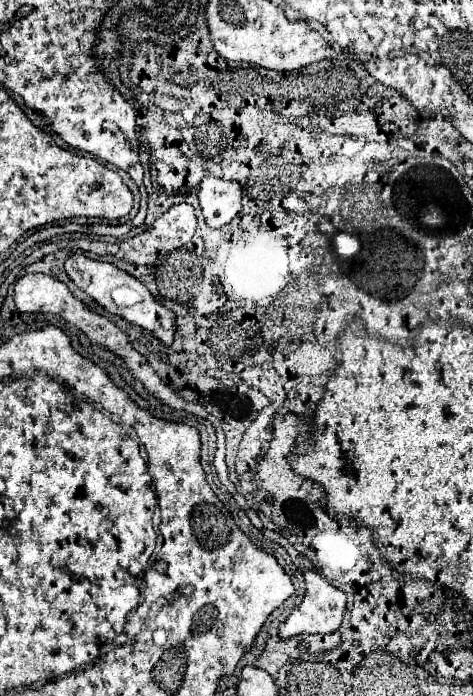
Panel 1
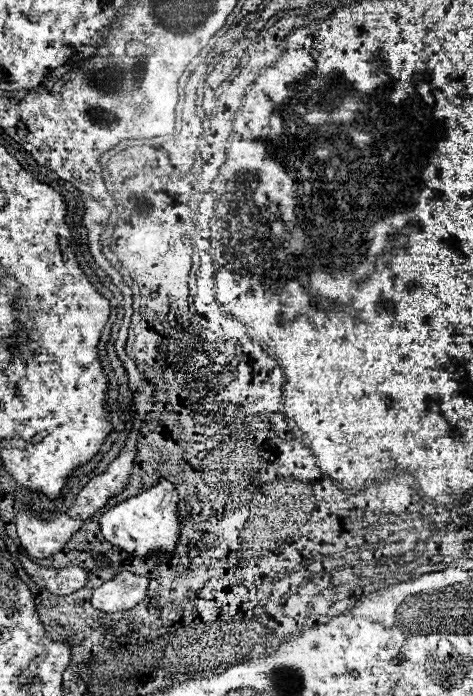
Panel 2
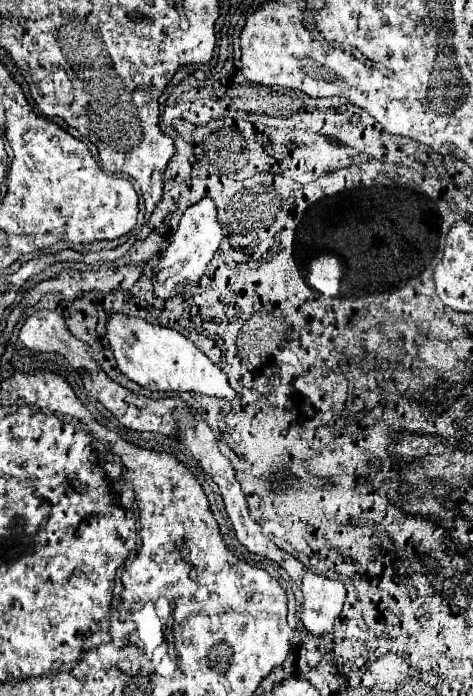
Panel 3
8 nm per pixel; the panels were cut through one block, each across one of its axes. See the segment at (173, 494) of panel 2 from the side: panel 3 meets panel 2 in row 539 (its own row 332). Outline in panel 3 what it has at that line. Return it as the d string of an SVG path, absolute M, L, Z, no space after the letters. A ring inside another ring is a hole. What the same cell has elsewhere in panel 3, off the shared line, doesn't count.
M112 312L106 320L106 338L112 346L118 368L136 384L152 392L198 392L232 400L236 392L230 388L226 374L202 354L192 340L174 328L154 326L140 316Z

